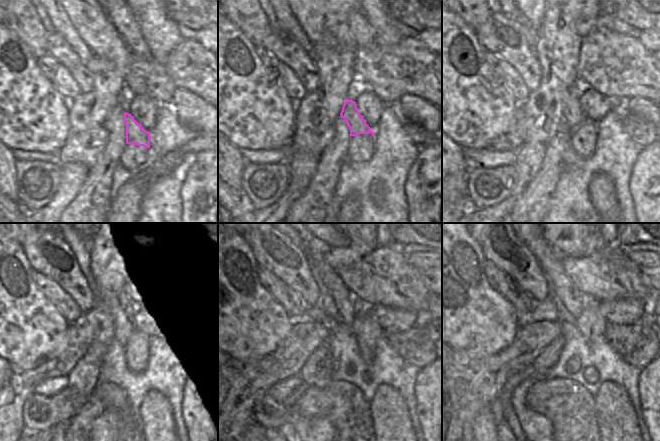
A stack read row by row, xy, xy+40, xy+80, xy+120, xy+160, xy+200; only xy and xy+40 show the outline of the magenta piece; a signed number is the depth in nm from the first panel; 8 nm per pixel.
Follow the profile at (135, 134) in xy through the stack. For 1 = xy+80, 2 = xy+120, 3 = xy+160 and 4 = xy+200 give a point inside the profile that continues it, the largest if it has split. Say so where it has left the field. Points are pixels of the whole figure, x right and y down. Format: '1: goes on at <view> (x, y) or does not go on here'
1: goes on at xy+80 (573, 115)
2: goes on at xy+120 (123, 328)
3: goes on at xy+160 (336, 300)
4: goes on at xy+200 (567, 299)

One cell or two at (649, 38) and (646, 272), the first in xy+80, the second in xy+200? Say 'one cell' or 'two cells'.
two cells

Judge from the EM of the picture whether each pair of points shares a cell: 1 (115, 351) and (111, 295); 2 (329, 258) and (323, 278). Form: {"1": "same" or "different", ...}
{"1": "different", "2": "different"}

